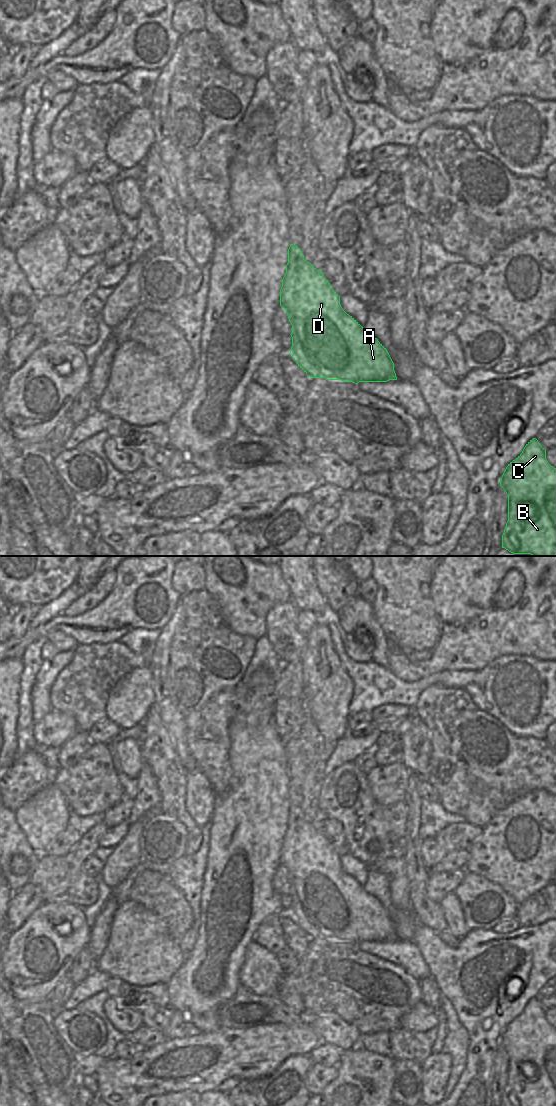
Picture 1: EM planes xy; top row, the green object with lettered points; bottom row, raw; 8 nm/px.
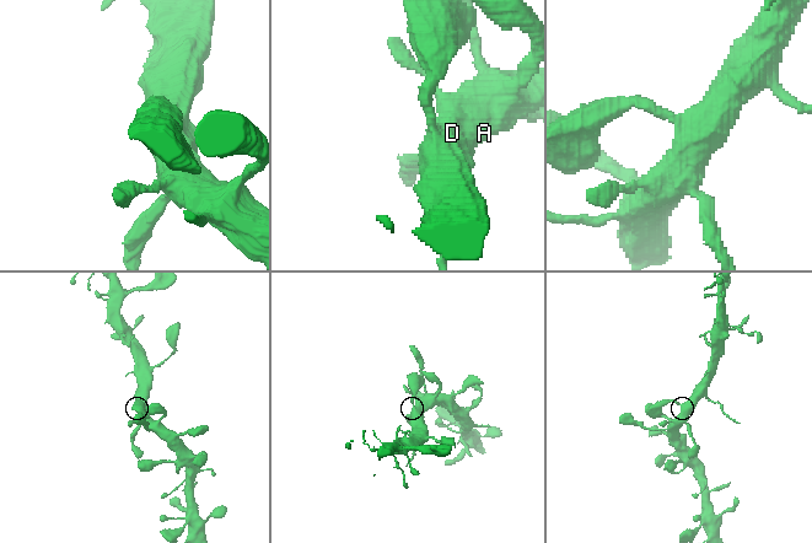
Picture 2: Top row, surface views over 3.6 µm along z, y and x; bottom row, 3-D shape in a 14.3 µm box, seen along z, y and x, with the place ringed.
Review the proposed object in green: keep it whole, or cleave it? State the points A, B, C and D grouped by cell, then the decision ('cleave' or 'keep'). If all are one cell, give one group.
groups A B C D; keep

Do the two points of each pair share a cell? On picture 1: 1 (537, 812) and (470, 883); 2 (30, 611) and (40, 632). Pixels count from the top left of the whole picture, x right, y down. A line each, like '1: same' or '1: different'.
1: different
2: different

